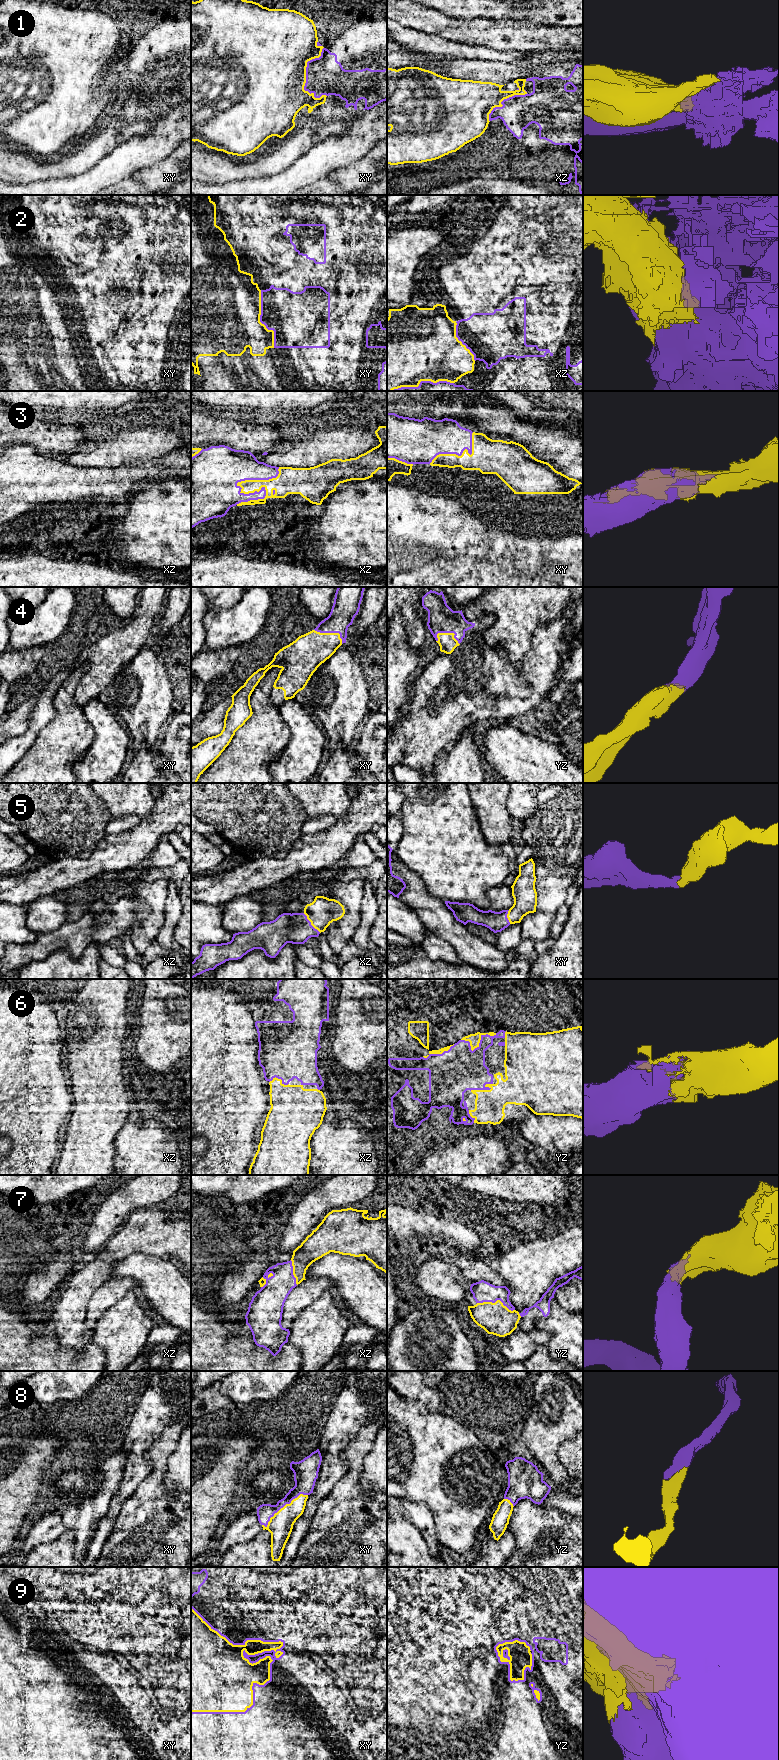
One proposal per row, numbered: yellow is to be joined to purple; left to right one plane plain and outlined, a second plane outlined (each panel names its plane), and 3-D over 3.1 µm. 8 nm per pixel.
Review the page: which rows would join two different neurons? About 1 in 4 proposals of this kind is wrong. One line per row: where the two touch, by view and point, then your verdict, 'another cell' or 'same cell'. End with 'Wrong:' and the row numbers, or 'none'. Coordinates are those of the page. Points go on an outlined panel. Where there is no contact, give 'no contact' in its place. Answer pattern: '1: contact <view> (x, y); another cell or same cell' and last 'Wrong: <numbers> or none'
1: contact xy (306, 72); another cell
2: contact xy (260, 320); another cell
3: contact xz (243, 493); same cell
4: contact yz (450, 632); same cell
5: contact xz (310, 923); same cell
6: contact yz (479, 1044); same cell
7: contact yz (496, 1300); same cell
8: contact xy (283, 1506); same cell
9: contact xy (262, 1652); another cell
Wrong: 1, 2, 9

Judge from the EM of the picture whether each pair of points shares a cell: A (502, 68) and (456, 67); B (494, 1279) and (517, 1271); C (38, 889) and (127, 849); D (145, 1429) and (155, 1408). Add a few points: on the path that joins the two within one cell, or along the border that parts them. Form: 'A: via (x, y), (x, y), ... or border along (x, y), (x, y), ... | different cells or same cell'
A: via (491, 69), (467, 69) | same cell
B: border along (497, 1271), (503, 1279), (504, 1285) | different cells
C: via (60, 874), (89, 869), (105, 857) | same cell
D: via (147, 1424), (154, 1413) | same cell

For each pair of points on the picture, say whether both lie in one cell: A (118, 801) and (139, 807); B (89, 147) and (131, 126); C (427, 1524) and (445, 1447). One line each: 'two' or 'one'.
A: one
B: one
C: two

